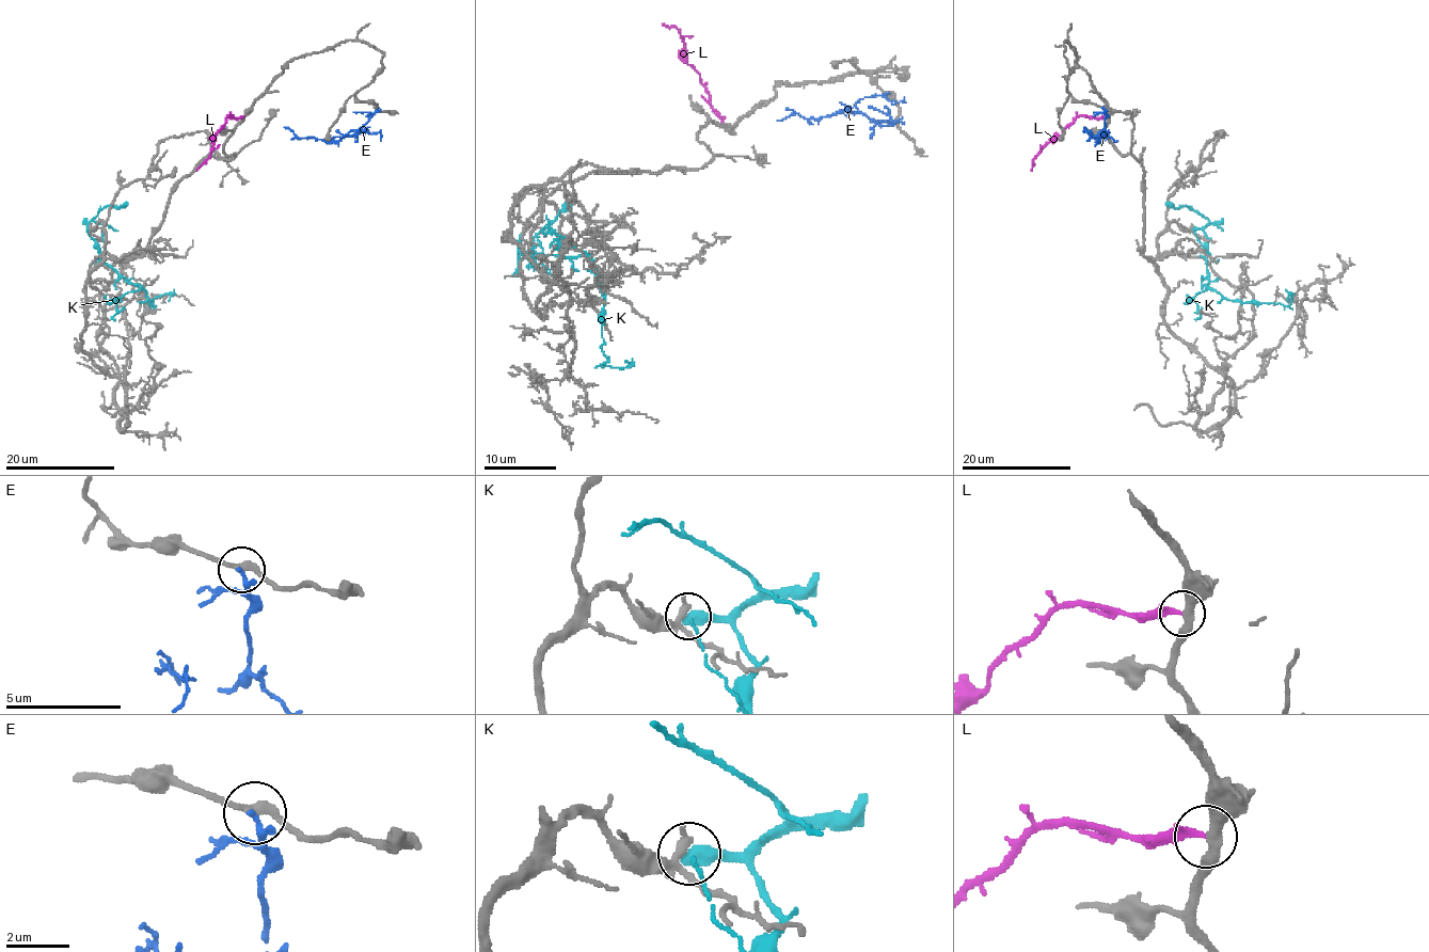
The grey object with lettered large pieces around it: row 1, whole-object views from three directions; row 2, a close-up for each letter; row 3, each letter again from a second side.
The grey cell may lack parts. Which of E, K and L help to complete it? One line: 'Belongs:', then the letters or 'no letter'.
Belongs: no letter

